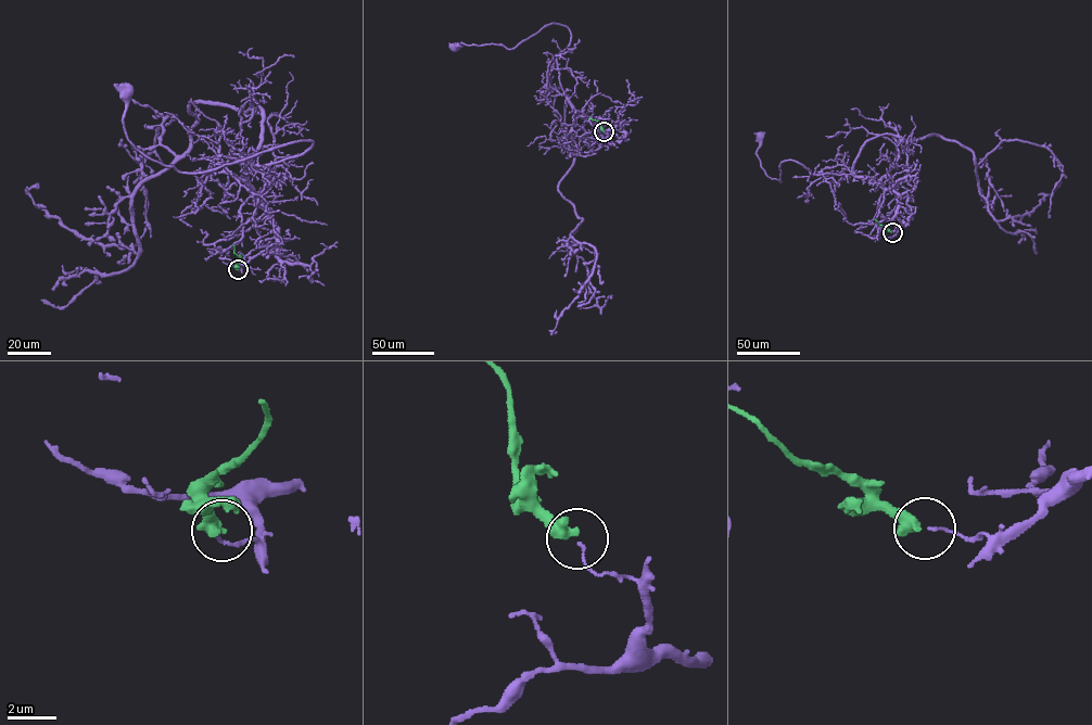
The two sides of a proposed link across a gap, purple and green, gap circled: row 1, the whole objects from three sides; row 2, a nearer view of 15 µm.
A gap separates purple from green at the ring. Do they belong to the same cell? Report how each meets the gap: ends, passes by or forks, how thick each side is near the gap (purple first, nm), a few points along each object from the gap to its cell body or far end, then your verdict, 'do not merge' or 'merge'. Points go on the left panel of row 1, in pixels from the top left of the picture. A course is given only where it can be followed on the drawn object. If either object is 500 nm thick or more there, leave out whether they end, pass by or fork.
purple ends there; green ends there; 90 nm thick on the purple side, 440 nm on the other; purple runs (238, 269), (276, 242), (274, 219), (244, 166), (299, 155), (312, 141), (178, 172), (127, 138), (125, 90); green runs (238, 269), (241, 258), (235, 254), (233, 244); do not merge

